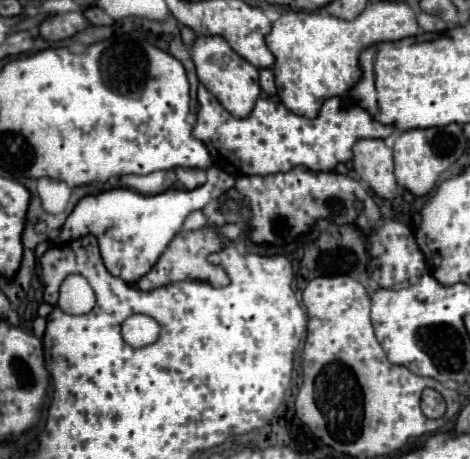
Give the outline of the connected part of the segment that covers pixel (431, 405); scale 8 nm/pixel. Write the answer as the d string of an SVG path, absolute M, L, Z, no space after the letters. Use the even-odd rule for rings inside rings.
M430 388L424 390L424 394L422 394L422 412L428 418L440 418L440 416L444 416L444 412L446 412L444 398L436 390L430 390Z

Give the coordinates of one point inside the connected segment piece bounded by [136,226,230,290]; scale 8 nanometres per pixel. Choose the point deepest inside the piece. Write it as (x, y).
(185, 258)

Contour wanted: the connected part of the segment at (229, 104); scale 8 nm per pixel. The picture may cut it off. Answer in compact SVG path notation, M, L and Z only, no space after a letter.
M198 36L192 48L192 60L196 64L198 80L206 86L208 92L214 94L214 98L234 116L234 118L246 118L260 96L260 84L258 84L258 68L246 62L242 56L238 56L230 44L220 36Z

